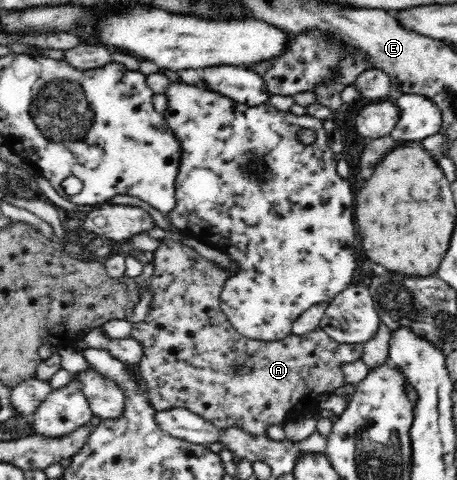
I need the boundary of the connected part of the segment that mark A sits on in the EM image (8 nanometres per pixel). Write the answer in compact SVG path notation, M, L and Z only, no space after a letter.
M164 239L160 242L160 247L153 254L154 275L152 275L150 280L153 300L144 320L132 324L132 333L130 333L130 336L144 347L144 357L138 363L138 371L140 371L139 379L143 381L143 389L154 411L169 410L172 408L189 409L192 413L197 413L200 417L203 417L206 421L213 423L220 429L238 427L250 435L267 435L266 431L268 431L270 425L284 424L289 418L300 416L318 402L320 395L324 393L332 394L337 387L344 386L345 375L343 374L343 365L354 363L354 361L362 358L363 348L361 344L339 343L332 339L321 327L302 335L288 334L288 337L284 337L280 341L255 341L254 339L243 337L241 333L237 332L234 326L230 325L229 320L226 319L226 316L221 311L219 302L220 294L222 289L224 289L226 281L234 273L219 269L214 262L201 257L192 247L184 245L181 241Z

